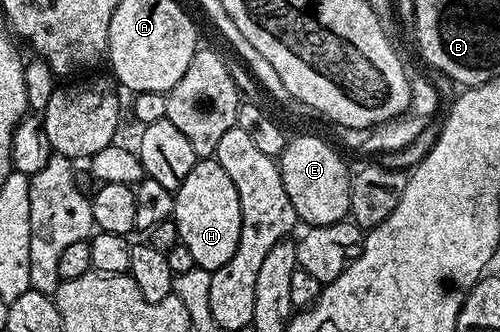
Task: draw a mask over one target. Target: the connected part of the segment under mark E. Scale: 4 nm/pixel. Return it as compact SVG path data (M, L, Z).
M300 134L285 146L278 165L286 196L290 196L297 219L305 227L343 222L349 217L352 174L330 143L312 134Z

